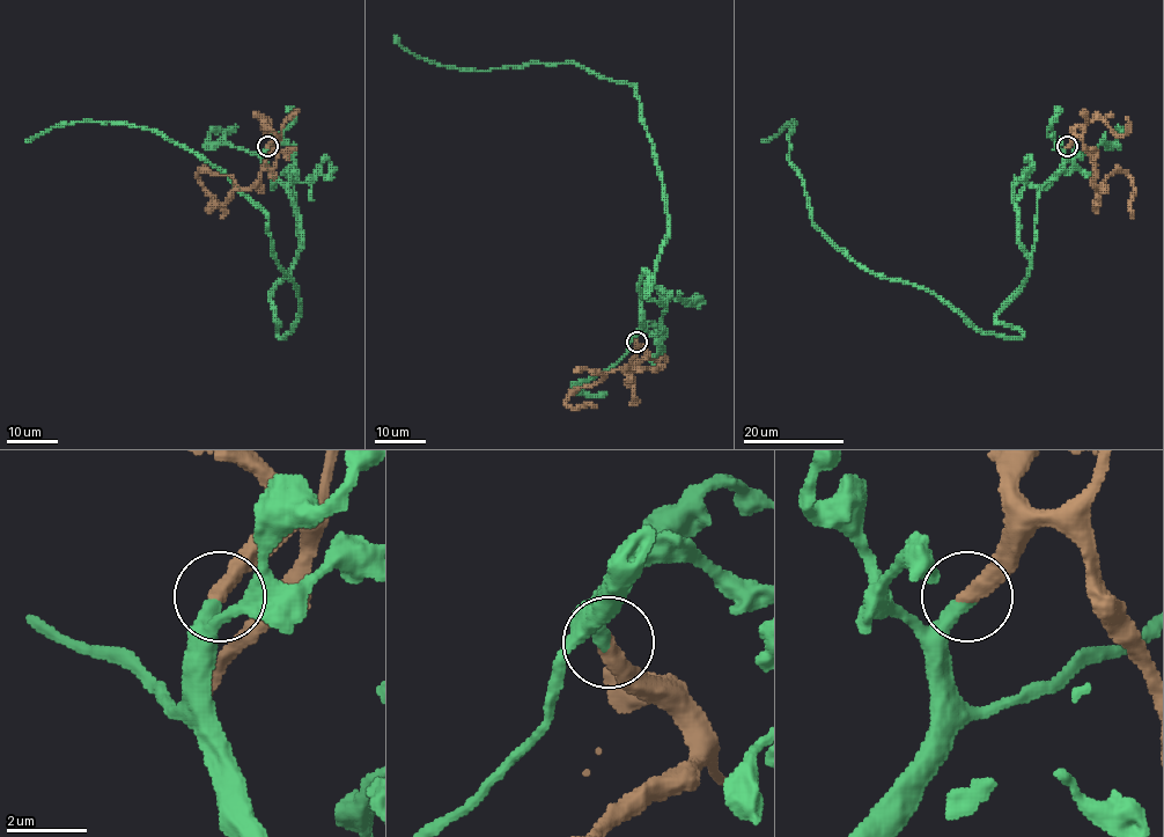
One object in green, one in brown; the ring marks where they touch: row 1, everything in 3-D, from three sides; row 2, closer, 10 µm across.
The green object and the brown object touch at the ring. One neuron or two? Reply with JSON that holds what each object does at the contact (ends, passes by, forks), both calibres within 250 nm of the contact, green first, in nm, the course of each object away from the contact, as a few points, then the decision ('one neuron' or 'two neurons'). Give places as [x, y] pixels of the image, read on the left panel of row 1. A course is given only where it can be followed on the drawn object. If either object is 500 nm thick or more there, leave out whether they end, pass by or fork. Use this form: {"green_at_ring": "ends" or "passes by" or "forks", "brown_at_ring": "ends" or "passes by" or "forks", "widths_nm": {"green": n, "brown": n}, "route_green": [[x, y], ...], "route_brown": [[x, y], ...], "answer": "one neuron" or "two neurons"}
{"green_at_ring": "ends", "brown_at_ring": "ends", "widths_nm": {"green": 400, "brown": 440}, "route_green": [[267, 146], [302, 237], [272, 293], [282, 337], [295, 286], [266, 214], [214, 167], [120, 123], [26, 141]], "route_brown": [[267, 146], [277, 138], [266, 166], [248, 188], [238, 188], [230, 176], [197, 173], [222, 218]], "answer": "one neuron"}

